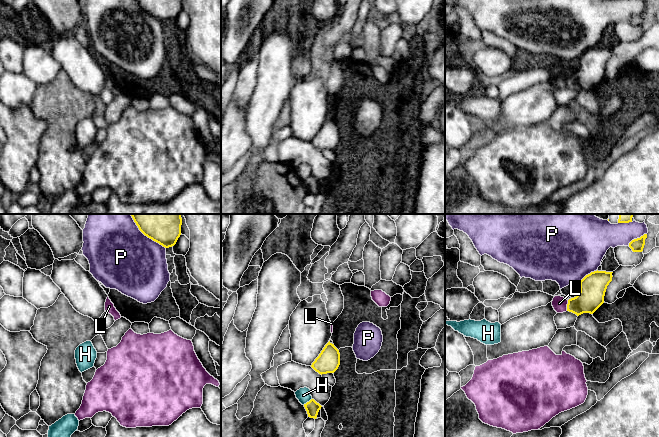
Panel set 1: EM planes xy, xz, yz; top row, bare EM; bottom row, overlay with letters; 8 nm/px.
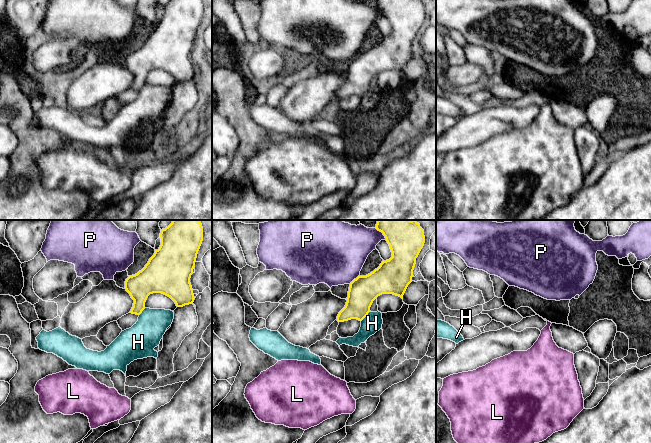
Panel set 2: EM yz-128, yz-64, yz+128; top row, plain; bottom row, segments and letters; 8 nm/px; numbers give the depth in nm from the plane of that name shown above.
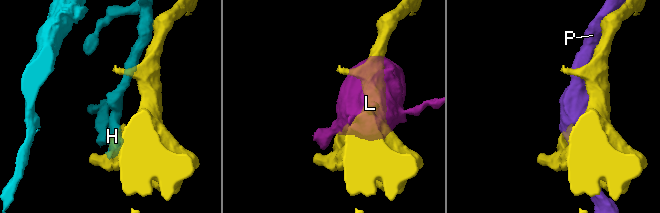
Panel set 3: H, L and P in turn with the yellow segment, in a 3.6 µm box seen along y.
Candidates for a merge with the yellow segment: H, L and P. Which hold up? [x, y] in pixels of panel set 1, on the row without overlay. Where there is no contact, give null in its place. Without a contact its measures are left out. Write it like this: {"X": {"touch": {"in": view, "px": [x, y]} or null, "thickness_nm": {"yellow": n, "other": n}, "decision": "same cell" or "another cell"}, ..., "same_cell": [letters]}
{"H": {"touch": {"in": "xz", "px": [307, 178]}, "thickness_nm": {"yellow": 110, "other": 110}, "decision": "another cell"}, "L": {"touch": {"in": "yz", "px": [567, 81]}, "thickness_nm": {"yellow": 200, "other": 120}, "decision": "another cell"}, "P": {"touch": {"in": "xy", "px": [150, 14]}, "thickness_nm": {"yellow": 180, "other": 500}, "decision": "another cell"}, "same_cell": []}

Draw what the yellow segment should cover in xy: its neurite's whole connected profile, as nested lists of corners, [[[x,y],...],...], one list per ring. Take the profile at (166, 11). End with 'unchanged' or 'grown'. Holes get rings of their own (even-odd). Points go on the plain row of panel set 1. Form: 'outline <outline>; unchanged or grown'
outline [[[136,0],[139,6],[148,14],[165,24],[176,20],[181,11],[182,0]]]; unchanged

